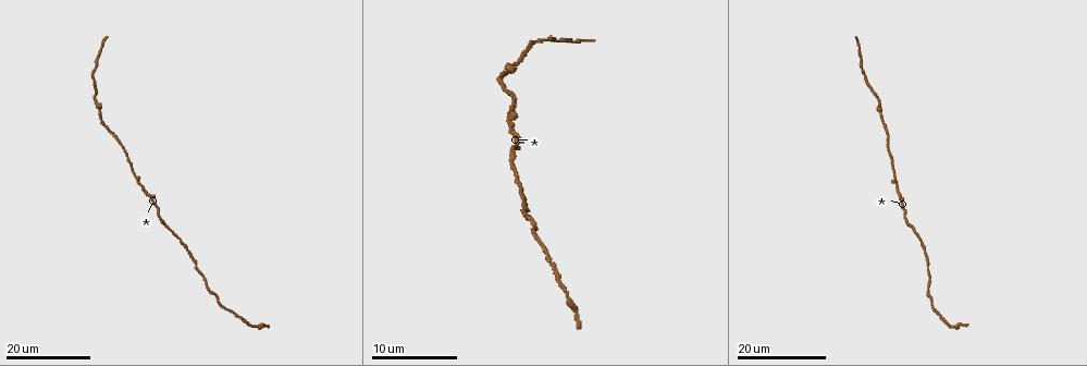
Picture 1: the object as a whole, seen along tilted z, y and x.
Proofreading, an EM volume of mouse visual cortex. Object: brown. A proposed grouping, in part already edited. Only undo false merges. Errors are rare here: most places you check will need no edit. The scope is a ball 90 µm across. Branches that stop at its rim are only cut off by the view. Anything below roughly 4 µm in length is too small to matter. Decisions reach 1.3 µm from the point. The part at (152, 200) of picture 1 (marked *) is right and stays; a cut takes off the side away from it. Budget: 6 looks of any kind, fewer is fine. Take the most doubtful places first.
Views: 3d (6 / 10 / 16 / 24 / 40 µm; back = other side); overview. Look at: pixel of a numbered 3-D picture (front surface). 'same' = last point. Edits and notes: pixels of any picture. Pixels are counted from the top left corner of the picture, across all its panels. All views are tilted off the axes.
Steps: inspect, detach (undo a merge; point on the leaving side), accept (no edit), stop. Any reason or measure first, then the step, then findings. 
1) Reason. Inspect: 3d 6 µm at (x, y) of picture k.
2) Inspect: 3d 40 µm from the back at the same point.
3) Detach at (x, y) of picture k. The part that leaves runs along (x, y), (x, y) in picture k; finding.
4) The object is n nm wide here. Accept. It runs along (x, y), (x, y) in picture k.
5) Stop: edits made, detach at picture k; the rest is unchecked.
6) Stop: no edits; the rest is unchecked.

Thick turns thin. Inspect: 3d 24 µm at (513, 164) of picture 1.

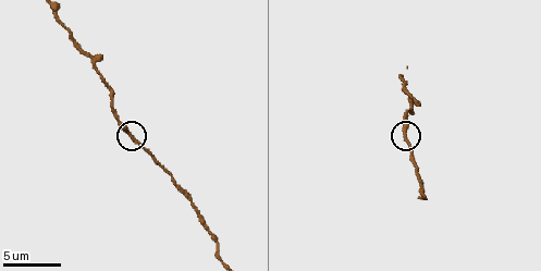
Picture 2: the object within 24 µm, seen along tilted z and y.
Zoom in. Inspect: 3d 6 µm at (132, 137) of picture 2.

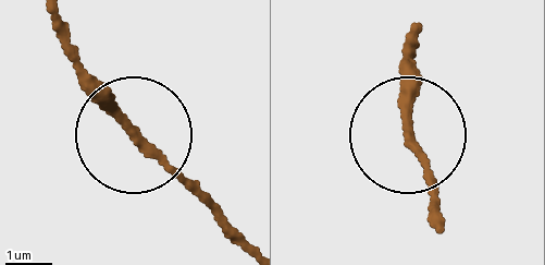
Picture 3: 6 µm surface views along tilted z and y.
The object is 190 nm wide here. Accept. It runs along (411, 34), (401, 115), (445, 219) in picture 3; all the same cell.

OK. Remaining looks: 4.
A narrow waist. Inspect: 3d 24 µm at (937, 315) of picture 1.

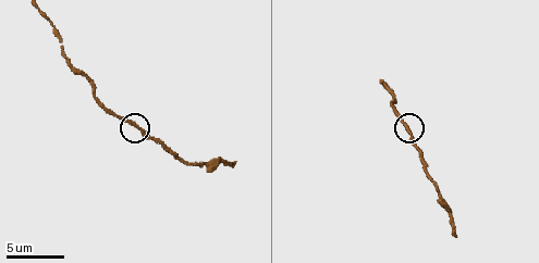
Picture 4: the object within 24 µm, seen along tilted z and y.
Inspect: 3d 6 µm at (138, 128) of picture 4.

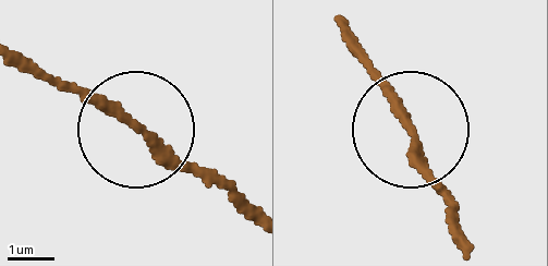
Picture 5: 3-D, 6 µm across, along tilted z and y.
Accept. It runs along (353, 31), (451, 213) in picture 5; one cell here.

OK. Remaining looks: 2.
Narrows sharply. Inspect: 3d 6 µm at (421, 185) of picture 2.

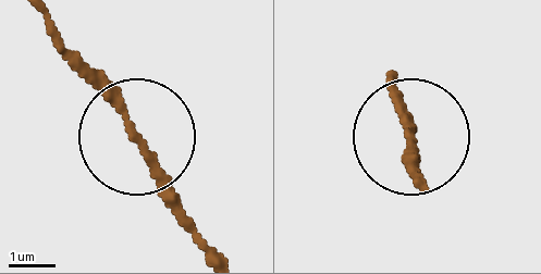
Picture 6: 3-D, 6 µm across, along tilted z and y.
Inspect: 3d 6 µm from the back at (137, 138) of picture 6.

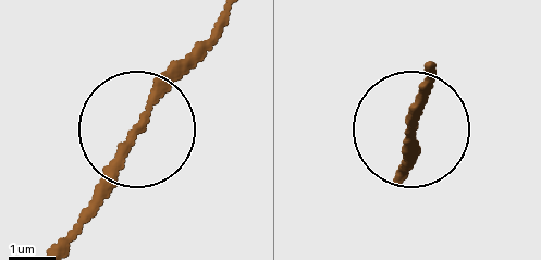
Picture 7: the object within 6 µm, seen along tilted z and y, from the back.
The object is 140 nm wide here. Accept. It runs along (432, 70), (394, 177) in picture 7; continuous, no second cell.

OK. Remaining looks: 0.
Stop: no edits; the rest is unchecked.

